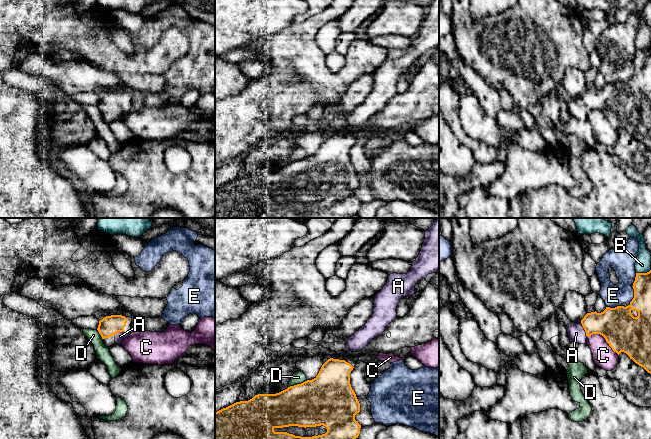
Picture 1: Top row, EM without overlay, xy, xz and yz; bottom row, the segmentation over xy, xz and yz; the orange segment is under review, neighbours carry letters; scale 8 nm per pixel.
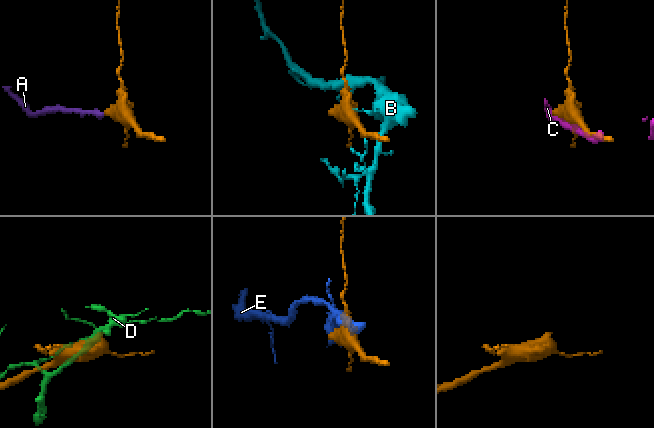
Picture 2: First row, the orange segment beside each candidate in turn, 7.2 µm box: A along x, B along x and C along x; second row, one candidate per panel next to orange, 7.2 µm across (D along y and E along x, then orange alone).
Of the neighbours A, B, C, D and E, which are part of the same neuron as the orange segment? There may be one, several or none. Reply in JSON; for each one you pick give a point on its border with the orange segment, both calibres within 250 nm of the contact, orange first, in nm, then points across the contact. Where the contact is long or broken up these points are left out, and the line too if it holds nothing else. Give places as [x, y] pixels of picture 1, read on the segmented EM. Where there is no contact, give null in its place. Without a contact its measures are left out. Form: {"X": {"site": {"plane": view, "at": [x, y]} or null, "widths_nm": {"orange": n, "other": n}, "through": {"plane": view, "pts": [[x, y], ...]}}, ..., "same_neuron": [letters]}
{"A": {"site": {"plane": "yz", "at": [585, 331]}, "widths_nm": {"orange": 280, "other": 140}, "through": {"plane": "yz", "pts": [[615, 324], [593, 324], [585, 331], [576, 333]]}}, "same_neuron": ["A"]}

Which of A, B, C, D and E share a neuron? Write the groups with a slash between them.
A / B / C / D / E

